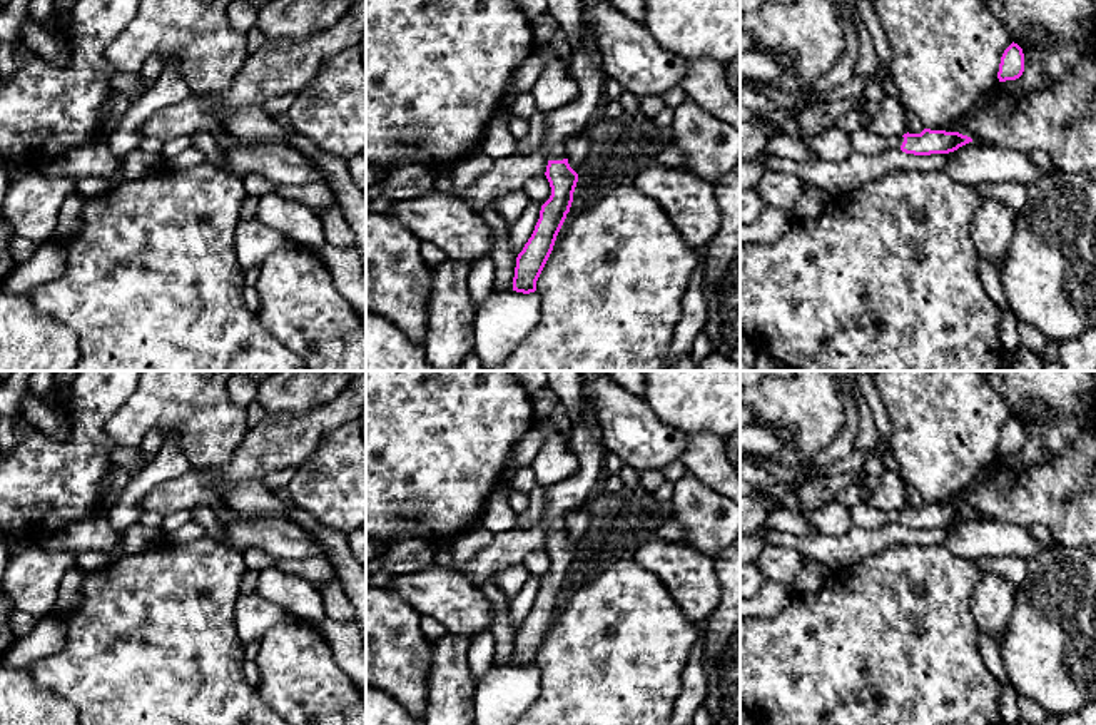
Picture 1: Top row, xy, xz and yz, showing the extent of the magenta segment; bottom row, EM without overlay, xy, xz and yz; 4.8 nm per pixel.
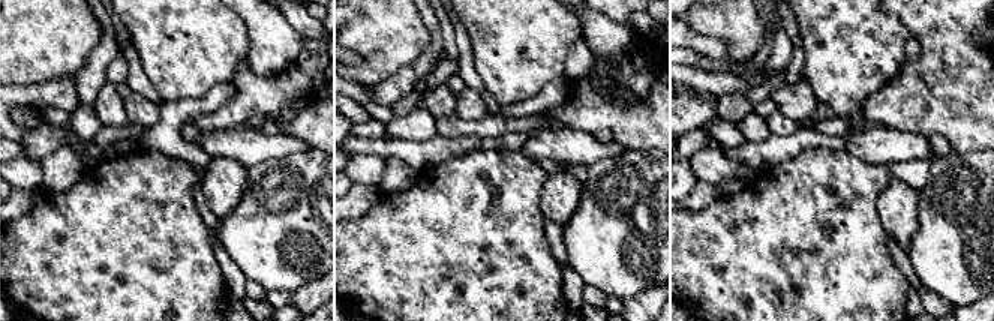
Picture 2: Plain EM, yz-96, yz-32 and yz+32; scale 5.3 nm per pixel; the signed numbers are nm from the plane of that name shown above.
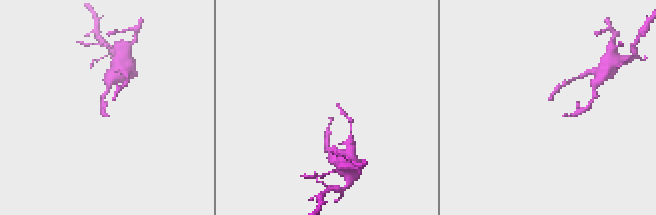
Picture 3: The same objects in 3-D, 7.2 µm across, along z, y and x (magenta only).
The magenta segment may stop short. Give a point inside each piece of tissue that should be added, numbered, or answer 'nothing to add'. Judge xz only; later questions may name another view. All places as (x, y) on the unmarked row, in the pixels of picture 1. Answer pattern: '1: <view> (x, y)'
1: xz (572, 493)

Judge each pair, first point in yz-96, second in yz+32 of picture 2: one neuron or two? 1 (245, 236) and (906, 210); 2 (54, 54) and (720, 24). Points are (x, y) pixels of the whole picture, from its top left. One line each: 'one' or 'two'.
1: two
2: one

